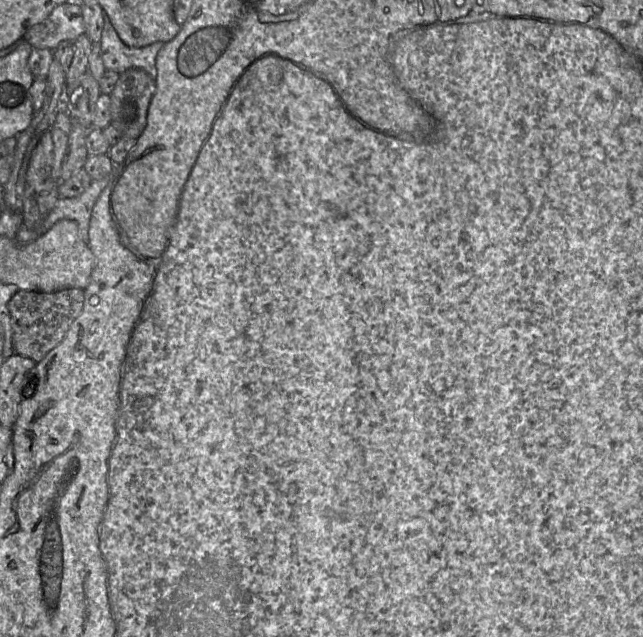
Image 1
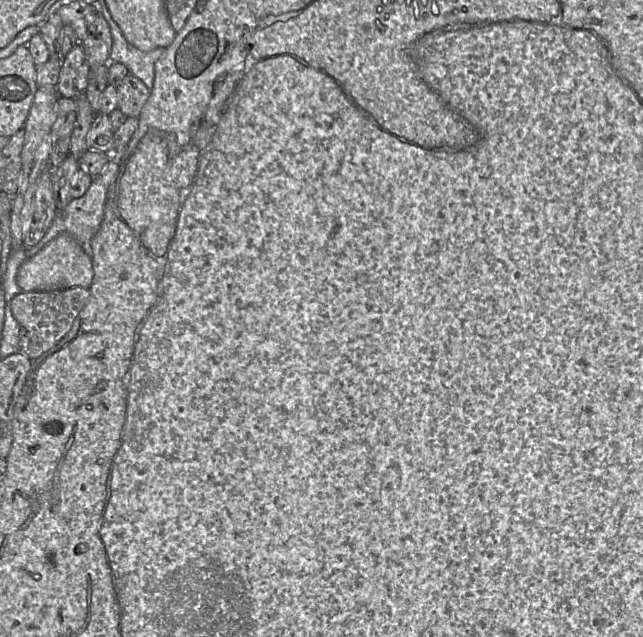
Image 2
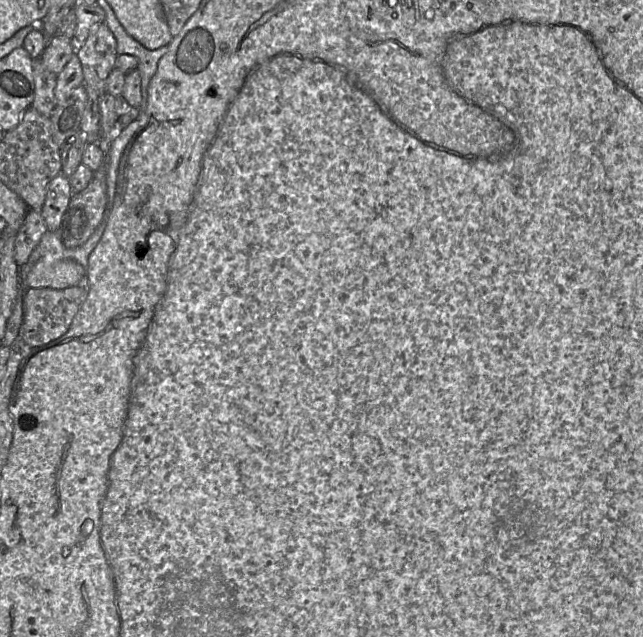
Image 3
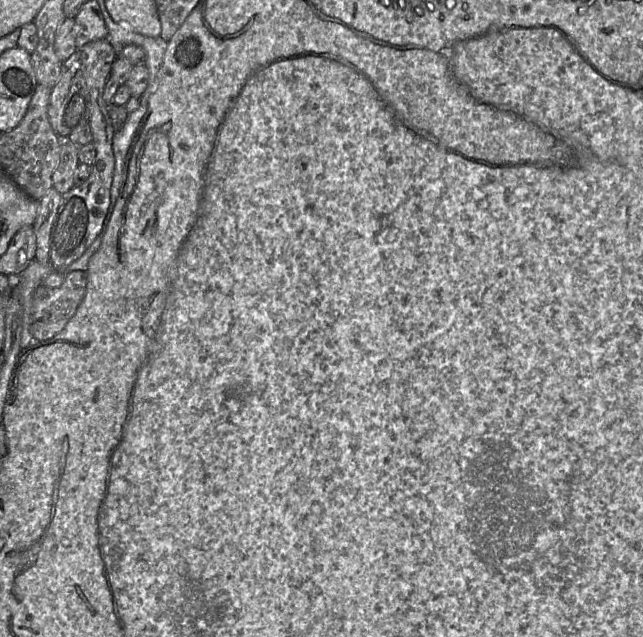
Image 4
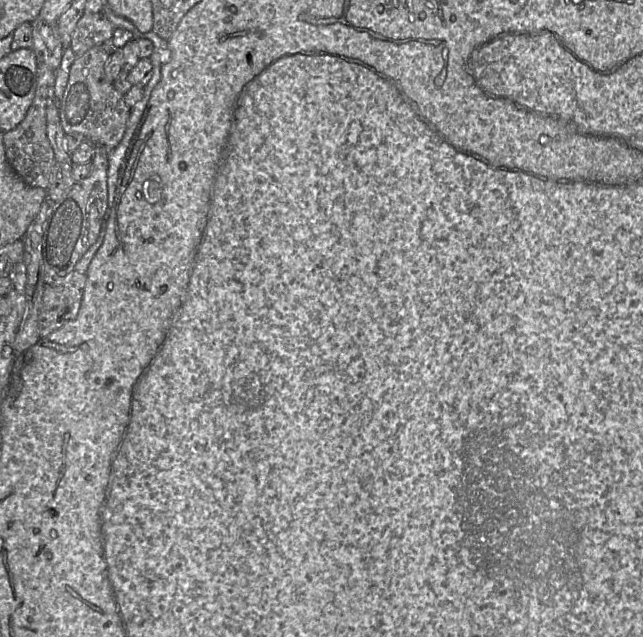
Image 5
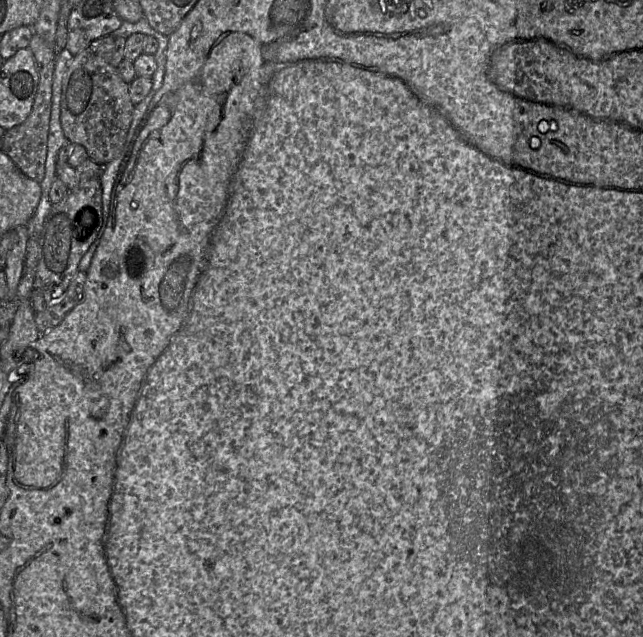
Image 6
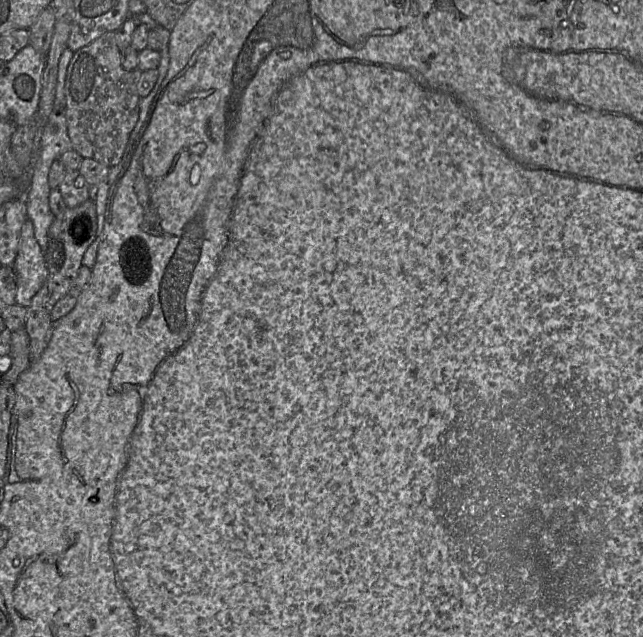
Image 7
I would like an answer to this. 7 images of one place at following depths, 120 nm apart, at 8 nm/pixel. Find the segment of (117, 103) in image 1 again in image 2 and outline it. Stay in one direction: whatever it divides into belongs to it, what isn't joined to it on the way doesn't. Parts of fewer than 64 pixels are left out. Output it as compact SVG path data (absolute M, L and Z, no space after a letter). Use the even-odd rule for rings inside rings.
M128 73L117 86L118 108L126 117L138 118L150 92L143 81Z

